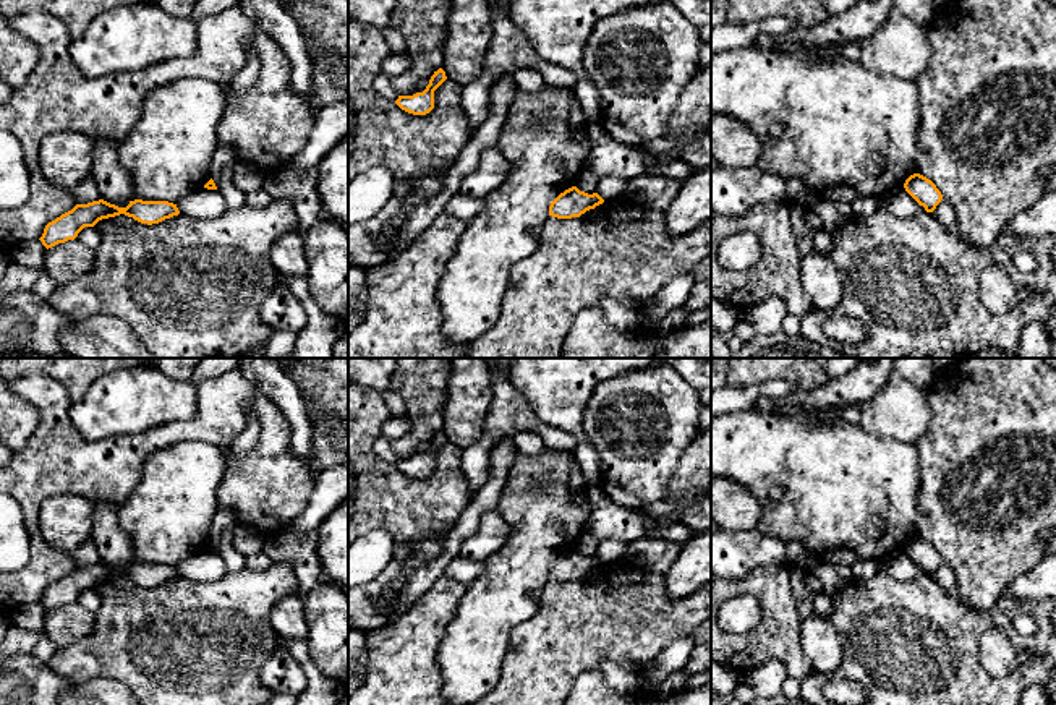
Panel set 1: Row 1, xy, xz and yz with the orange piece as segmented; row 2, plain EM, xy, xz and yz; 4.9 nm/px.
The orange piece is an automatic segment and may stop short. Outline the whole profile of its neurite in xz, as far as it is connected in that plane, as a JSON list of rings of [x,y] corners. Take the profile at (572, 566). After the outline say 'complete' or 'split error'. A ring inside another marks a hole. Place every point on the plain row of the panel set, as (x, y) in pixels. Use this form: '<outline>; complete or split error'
[[[572,549],[551,566],[549,579],[557,582],[580,580],[603,566],[604,562],[598,556],[588,558],[577,549]]]; complete

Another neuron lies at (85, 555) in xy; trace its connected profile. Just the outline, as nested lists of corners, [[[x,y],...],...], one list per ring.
[[[92,538],[79,545],[75,551],[70,553],[70,556],[76,567],[87,567],[102,562]]]

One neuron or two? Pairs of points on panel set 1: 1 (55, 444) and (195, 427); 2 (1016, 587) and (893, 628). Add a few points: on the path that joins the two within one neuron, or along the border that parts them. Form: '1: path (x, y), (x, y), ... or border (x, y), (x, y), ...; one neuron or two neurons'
1: path (89, 461), (117, 461), (161, 436); one neuron
2: border (1001, 595), (1038, 600); two neurons

